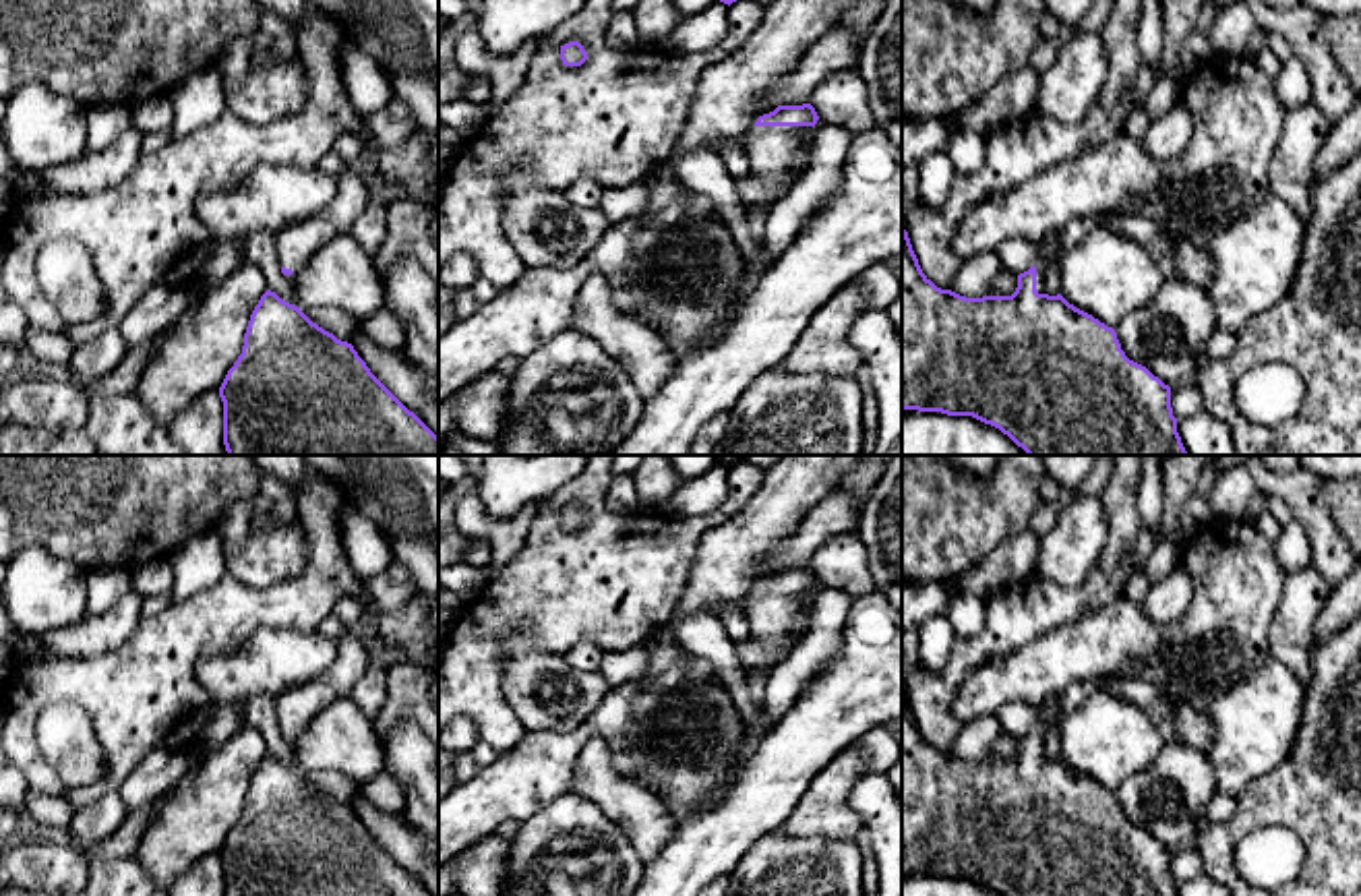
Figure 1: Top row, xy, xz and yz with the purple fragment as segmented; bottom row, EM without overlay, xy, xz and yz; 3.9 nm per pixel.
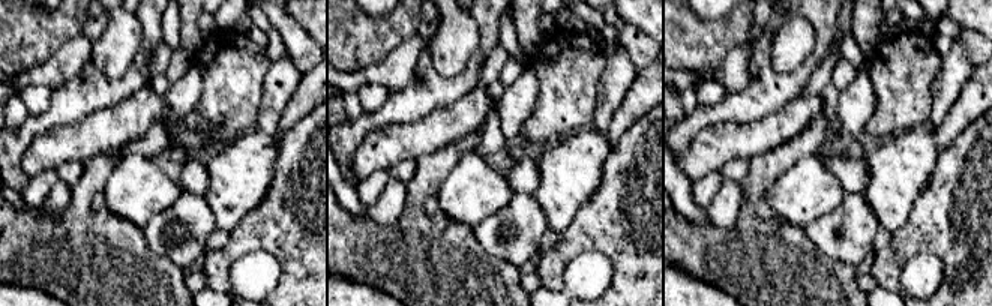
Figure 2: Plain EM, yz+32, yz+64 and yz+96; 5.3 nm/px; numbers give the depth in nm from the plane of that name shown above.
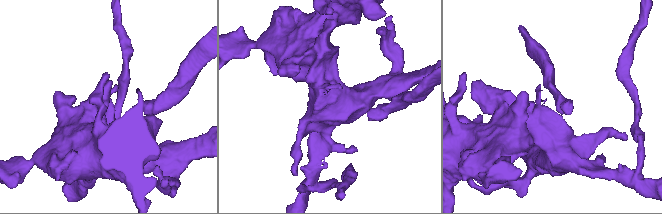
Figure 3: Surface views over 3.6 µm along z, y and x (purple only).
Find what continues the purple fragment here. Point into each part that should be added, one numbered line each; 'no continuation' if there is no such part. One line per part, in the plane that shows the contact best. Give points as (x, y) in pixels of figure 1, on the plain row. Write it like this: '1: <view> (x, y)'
1: xz (772, 615)

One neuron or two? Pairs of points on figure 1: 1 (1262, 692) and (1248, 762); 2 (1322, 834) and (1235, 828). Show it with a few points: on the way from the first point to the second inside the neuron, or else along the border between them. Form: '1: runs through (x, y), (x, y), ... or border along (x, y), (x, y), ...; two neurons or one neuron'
1: runs through (1262, 708), (1254, 721), (1254, 735), (1248, 745); one neuron
2: runs through (1302, 814), (1256, 814); one neuron

